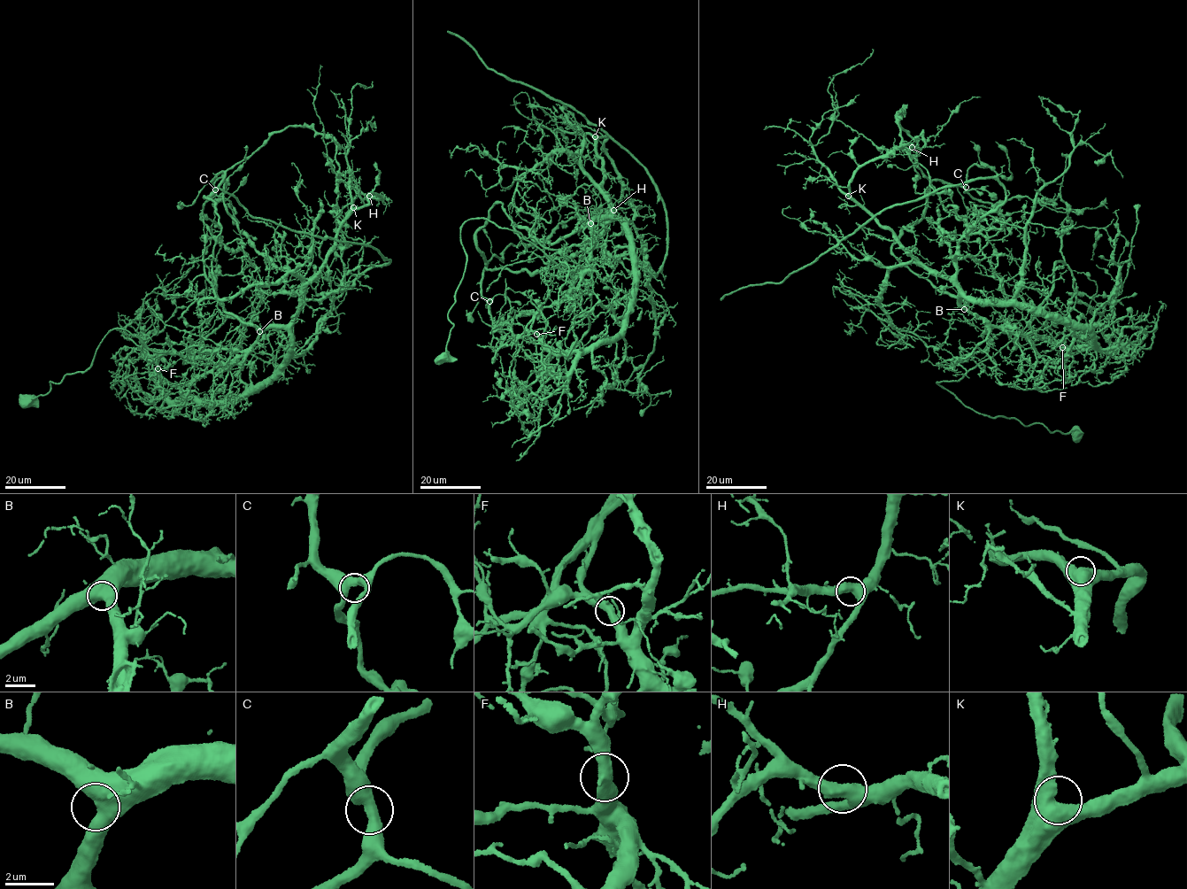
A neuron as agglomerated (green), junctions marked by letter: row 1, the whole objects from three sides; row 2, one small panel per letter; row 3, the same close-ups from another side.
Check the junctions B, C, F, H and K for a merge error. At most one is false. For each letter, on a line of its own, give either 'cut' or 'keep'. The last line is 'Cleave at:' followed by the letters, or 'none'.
B: keep
C: keep
F: cut
H: keep
K: keep
Cleave at: F

